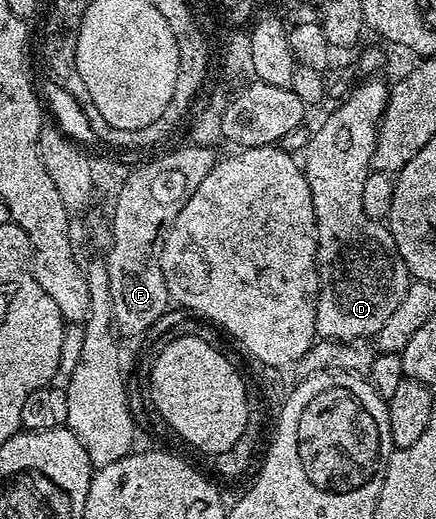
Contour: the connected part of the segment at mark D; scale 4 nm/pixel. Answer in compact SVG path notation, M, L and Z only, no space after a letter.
M368 76L361 86L353 85L350 93L316 131L308 134L302 157L304 179L310 190L312 211L316 221L316 333L330 342L358 342L371 339L398 308L406 292L410 275L396 256L387 229L377 219L364 214L362 184L368 178L372 152L376 147L376 131L388 103L389 83Z

